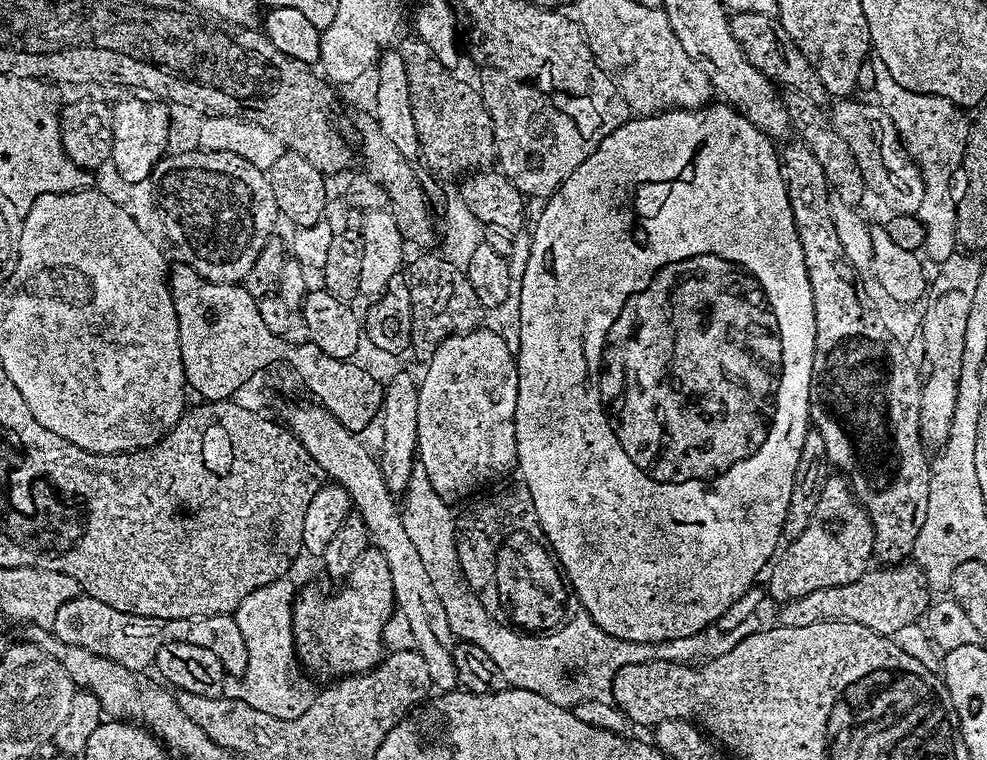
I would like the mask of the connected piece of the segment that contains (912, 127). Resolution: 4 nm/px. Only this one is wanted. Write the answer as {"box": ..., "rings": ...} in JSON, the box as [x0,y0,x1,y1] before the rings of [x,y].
{"box":[887,93,971,206],"rings":[[[918,93],[899,95],[893,105],[887,108],[887,113],[910,152],[911,156],[909,157],[920,167],[924,178],[924,185],[930,190],[930,198],[935,205],[939,206],[939,204],[944,204],[948,201],[951,203],[953,201],[954,196],[951,192],[952,178],[963,167],[971,123],[969,118],[967,120],[965,114],[954,105],[957,103],[952,102],[949,108],[935,108],[928,99],[927,95],[919,95]]]}

